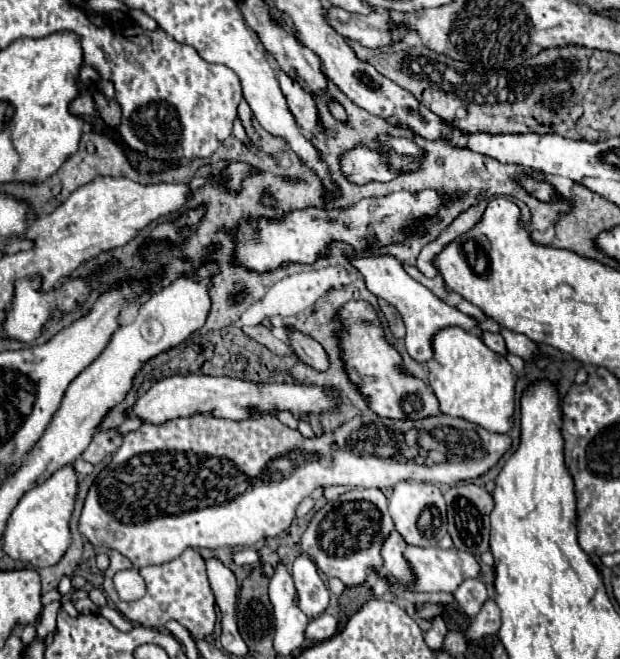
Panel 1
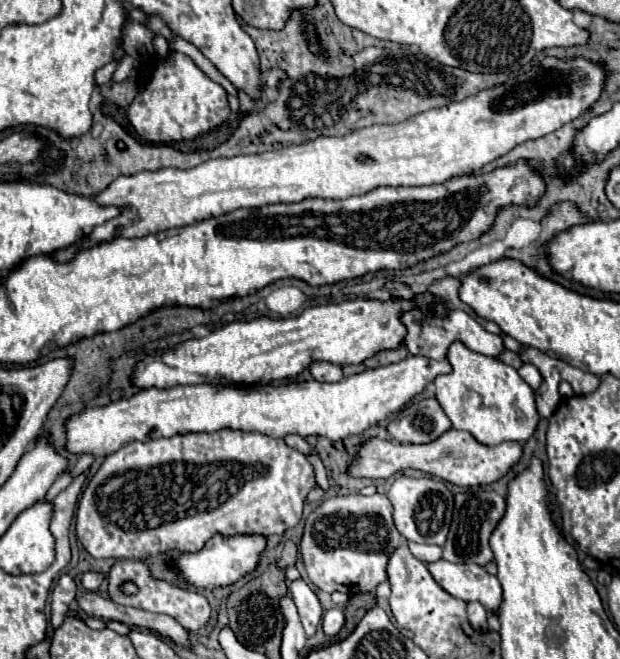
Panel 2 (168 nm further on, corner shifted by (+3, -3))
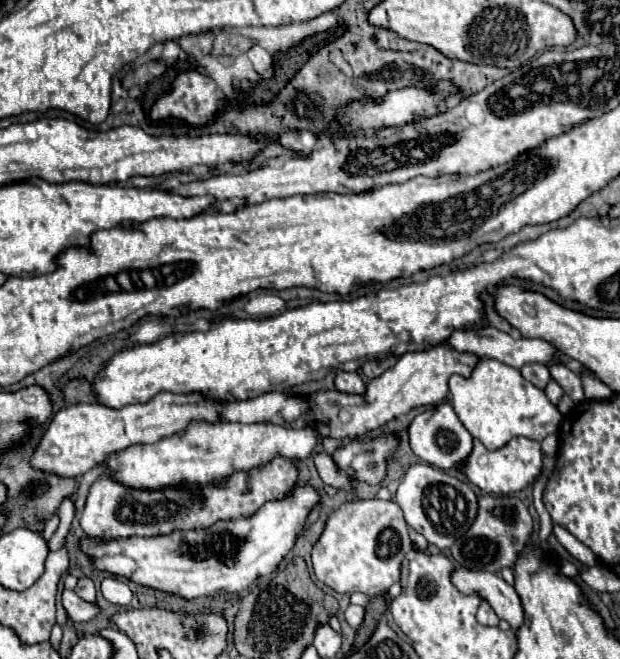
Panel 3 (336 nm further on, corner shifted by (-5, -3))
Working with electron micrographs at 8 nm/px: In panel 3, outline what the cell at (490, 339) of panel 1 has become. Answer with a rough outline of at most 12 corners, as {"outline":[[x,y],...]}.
{"outline":[[526,364],[520,372],[536,388],[544,390],[552,380],[542,364]]}

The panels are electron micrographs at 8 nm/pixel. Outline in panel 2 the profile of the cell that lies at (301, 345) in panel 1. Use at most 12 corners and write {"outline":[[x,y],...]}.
{"outline":[[312,362],[310,374],[318,382],[342,380],[342,368],[328,362]]}

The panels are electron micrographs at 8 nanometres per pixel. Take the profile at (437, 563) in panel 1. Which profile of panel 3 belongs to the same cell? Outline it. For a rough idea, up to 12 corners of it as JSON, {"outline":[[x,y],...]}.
{"outline":[[458,568],[452,582],[464,594],[478,592],[514,632],[524,608],[500,574]]}

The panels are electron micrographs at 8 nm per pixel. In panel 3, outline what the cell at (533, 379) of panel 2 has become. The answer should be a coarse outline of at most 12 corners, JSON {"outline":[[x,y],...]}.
{"outline":[[554,380],[546,386],[548,400],[554,406],[564,396],[562,390]]}

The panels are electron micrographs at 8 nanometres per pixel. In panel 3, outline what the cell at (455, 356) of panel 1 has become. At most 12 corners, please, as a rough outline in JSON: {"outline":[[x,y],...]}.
{"outline":[[520,370],[452,376],[460,422],[488,450],[544,440],[562,414]]}

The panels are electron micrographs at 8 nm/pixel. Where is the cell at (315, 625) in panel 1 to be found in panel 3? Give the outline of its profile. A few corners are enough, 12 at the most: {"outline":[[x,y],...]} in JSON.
{"outline":[[350,604],[344,612],[346,622],[358,628],[364,620],[364,606]]}

